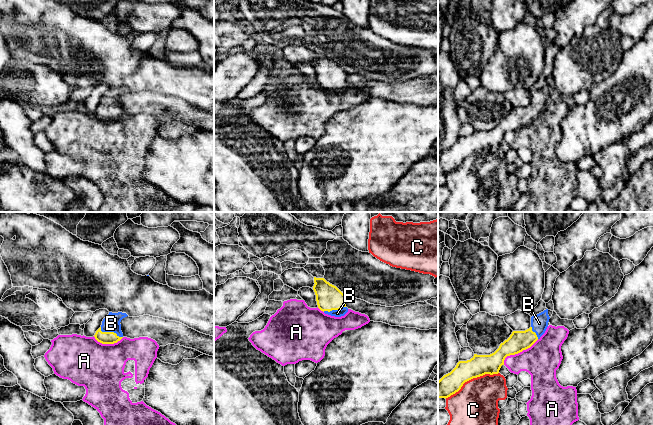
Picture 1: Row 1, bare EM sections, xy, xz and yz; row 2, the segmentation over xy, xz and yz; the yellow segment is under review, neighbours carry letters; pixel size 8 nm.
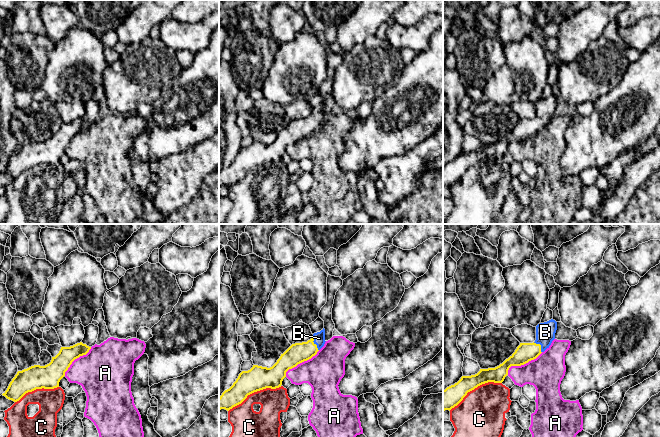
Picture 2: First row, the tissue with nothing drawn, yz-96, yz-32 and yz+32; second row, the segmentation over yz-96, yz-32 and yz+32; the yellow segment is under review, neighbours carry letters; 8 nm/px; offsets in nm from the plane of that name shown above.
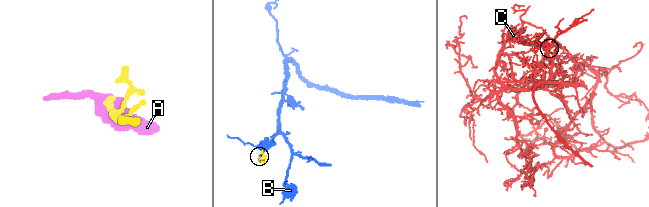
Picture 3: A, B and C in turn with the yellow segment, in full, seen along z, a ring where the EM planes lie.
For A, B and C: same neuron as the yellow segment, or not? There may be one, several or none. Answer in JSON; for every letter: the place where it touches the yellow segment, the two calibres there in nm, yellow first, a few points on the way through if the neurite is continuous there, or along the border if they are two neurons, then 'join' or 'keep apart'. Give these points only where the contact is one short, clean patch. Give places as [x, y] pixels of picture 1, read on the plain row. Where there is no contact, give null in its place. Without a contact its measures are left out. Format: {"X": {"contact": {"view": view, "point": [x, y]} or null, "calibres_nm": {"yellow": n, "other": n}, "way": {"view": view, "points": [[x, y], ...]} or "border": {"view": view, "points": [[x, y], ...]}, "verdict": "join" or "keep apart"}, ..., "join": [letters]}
{"A": {"contact": {"view": "yz", "point": [518, 128]}, "calibres_nm": {"yellow": 160, "other": 280}, "border": {"view": "yz", "points": [[538, 115], [529, 123], [508, 131], [503, 140]]}, "verdict": "keep apart"}, "B": {"contact": {"view": "xy", "point": [110, 108]}, "calibres_nm": {"yellow": 100, "other": 140}, "way": {"view": "xy", "points": [[103, 113], [110, 108], [111, 99]]}, "verdict": "join"}, "C": {"contact": {"view": "yz", "point": [471, 154]}, "calibres_nm": {"yellow": 170, "other": 380}, "verdict": "keep apart"}, "join": ["B"]}

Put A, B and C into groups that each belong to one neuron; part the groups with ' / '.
A / B / C

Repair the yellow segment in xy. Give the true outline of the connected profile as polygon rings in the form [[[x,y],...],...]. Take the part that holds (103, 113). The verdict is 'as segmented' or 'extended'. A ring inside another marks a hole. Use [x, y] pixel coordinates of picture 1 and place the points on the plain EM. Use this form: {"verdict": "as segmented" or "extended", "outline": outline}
{"verdict": "extended", "outline": [[[109,88],[103,95],[101,103],[96,107],[95,115],[102,120],[114,120],[120,117],[123,114],[120,98],[127,92],[122,88]]]}

